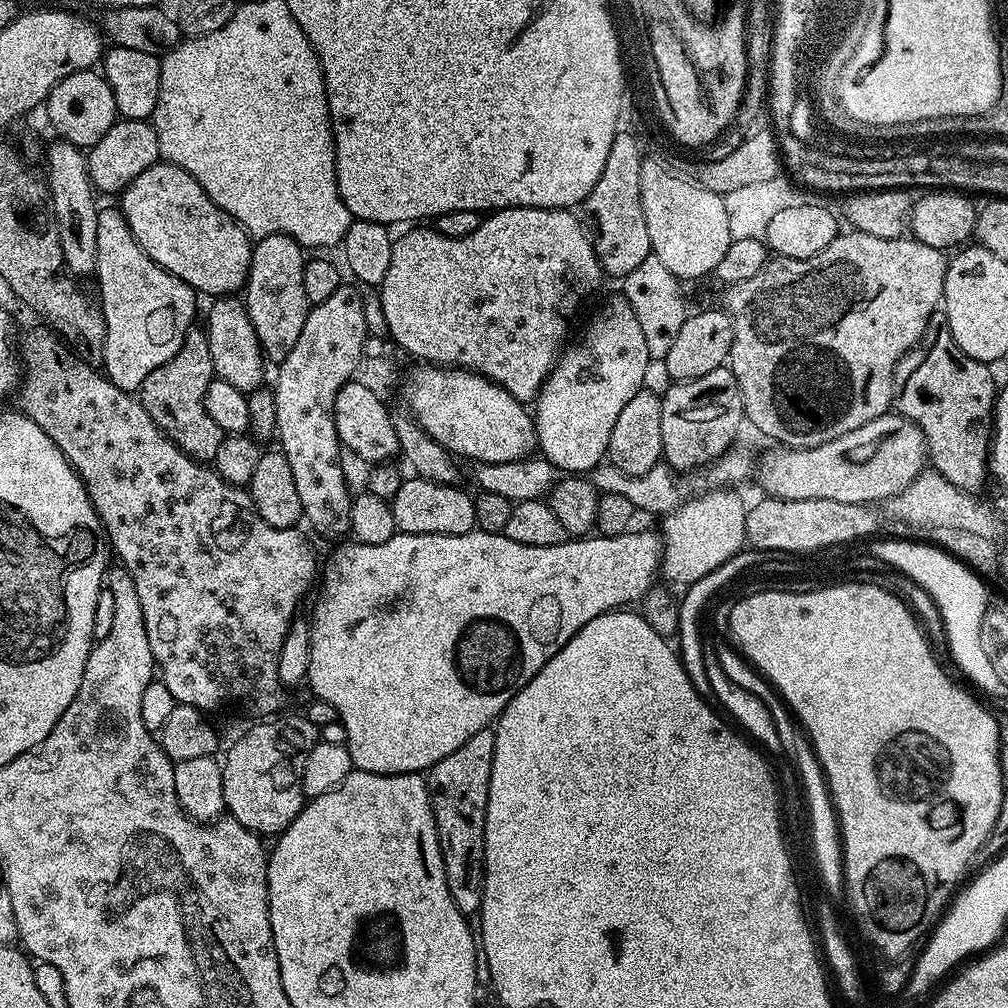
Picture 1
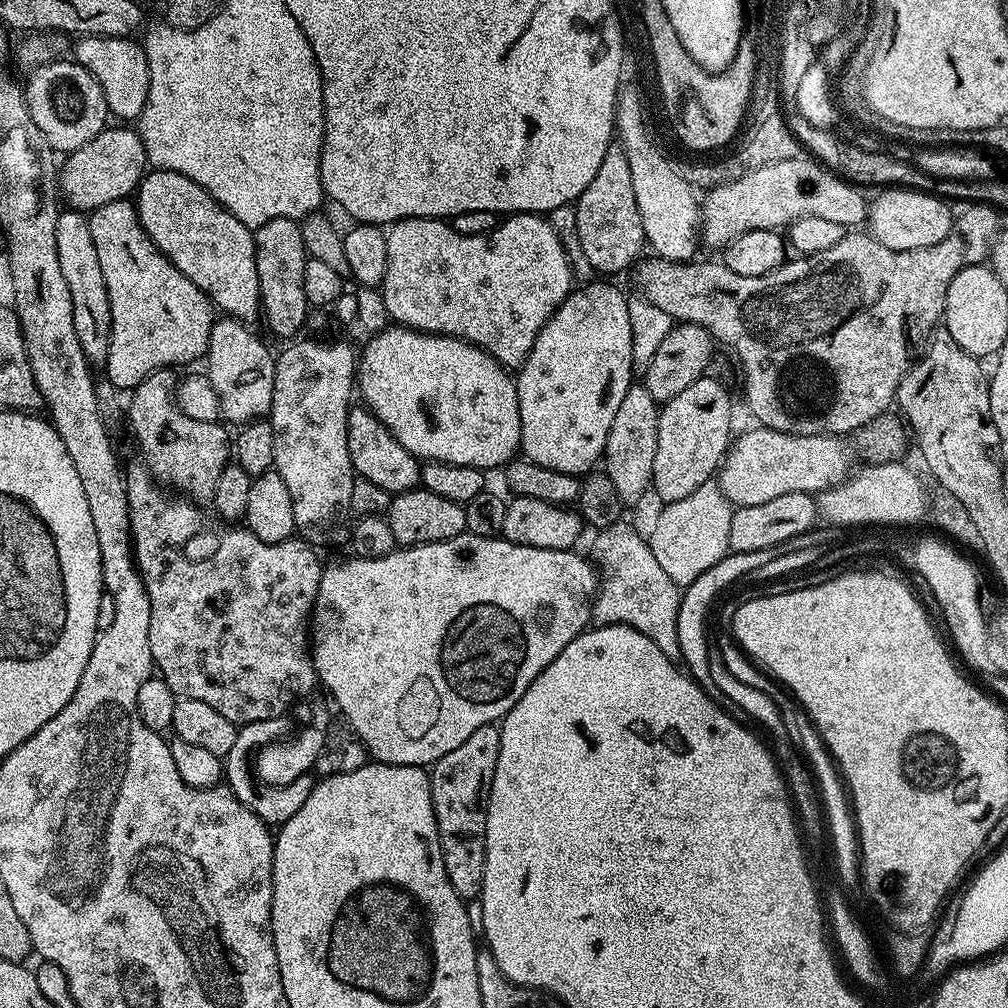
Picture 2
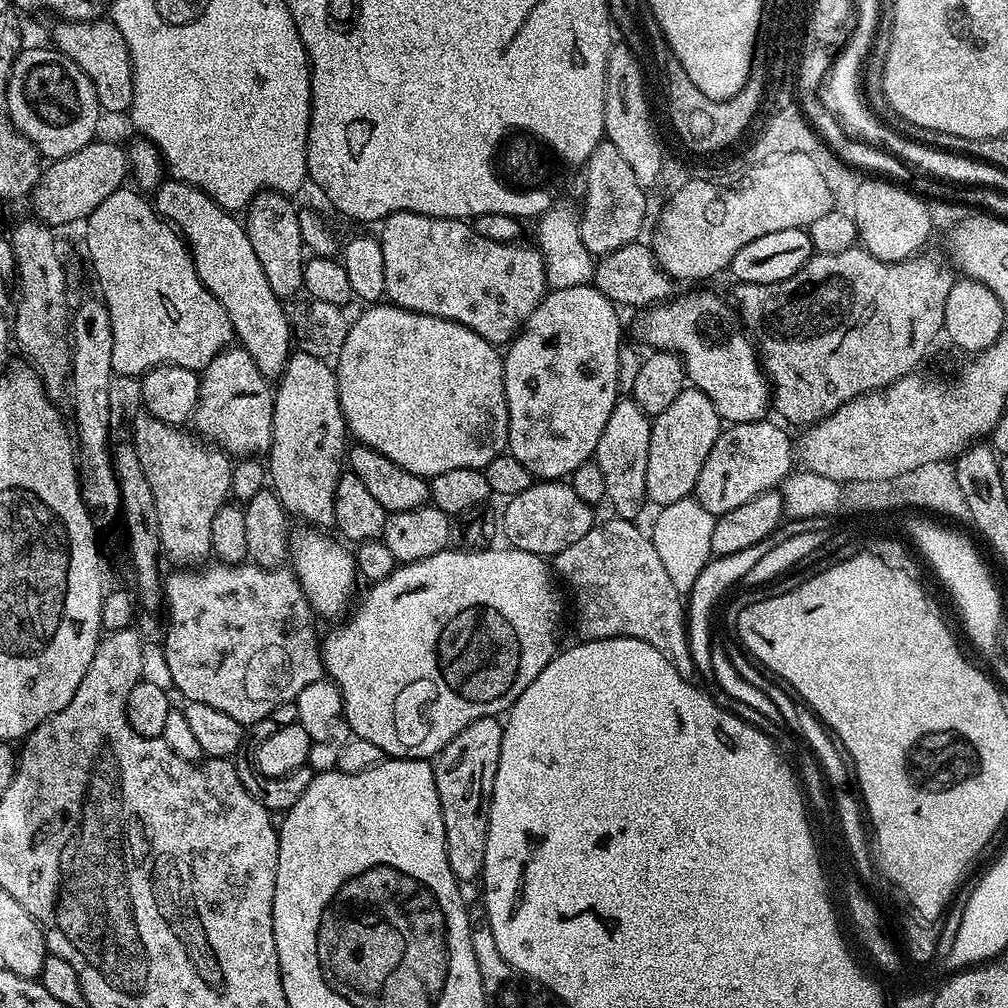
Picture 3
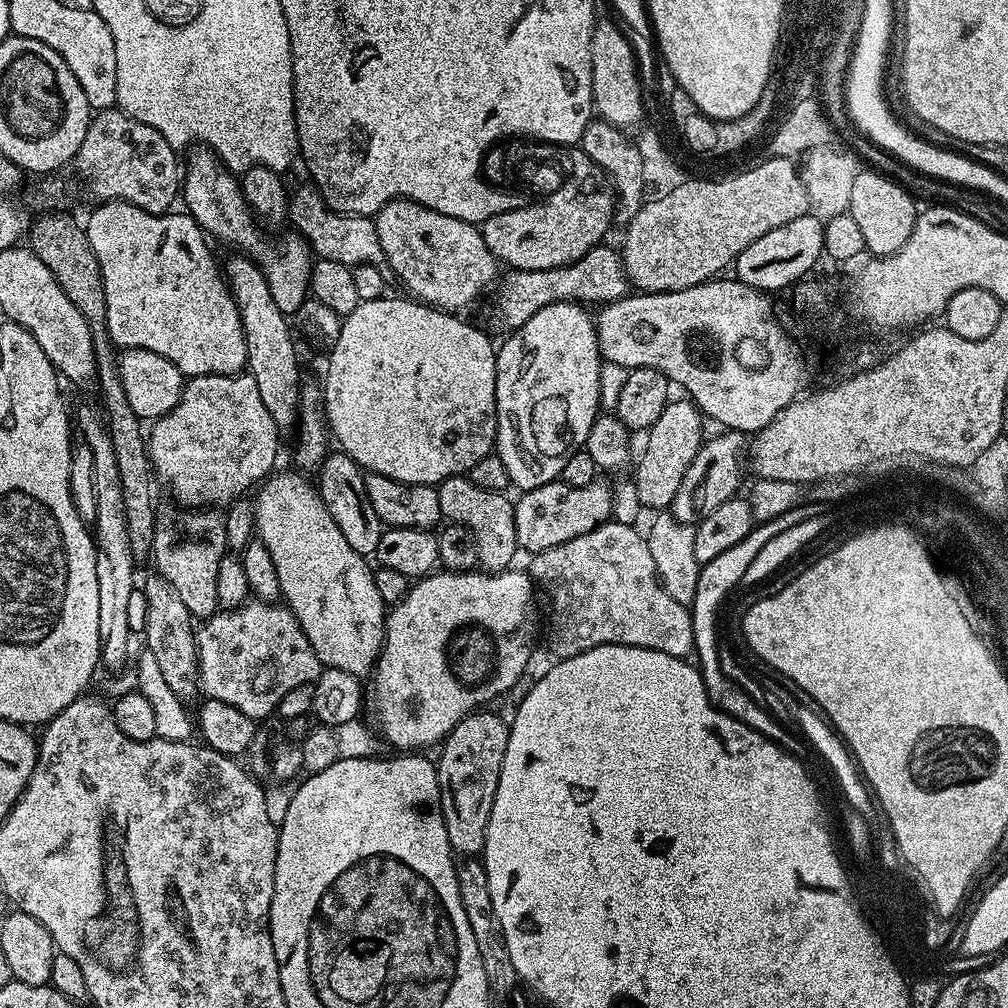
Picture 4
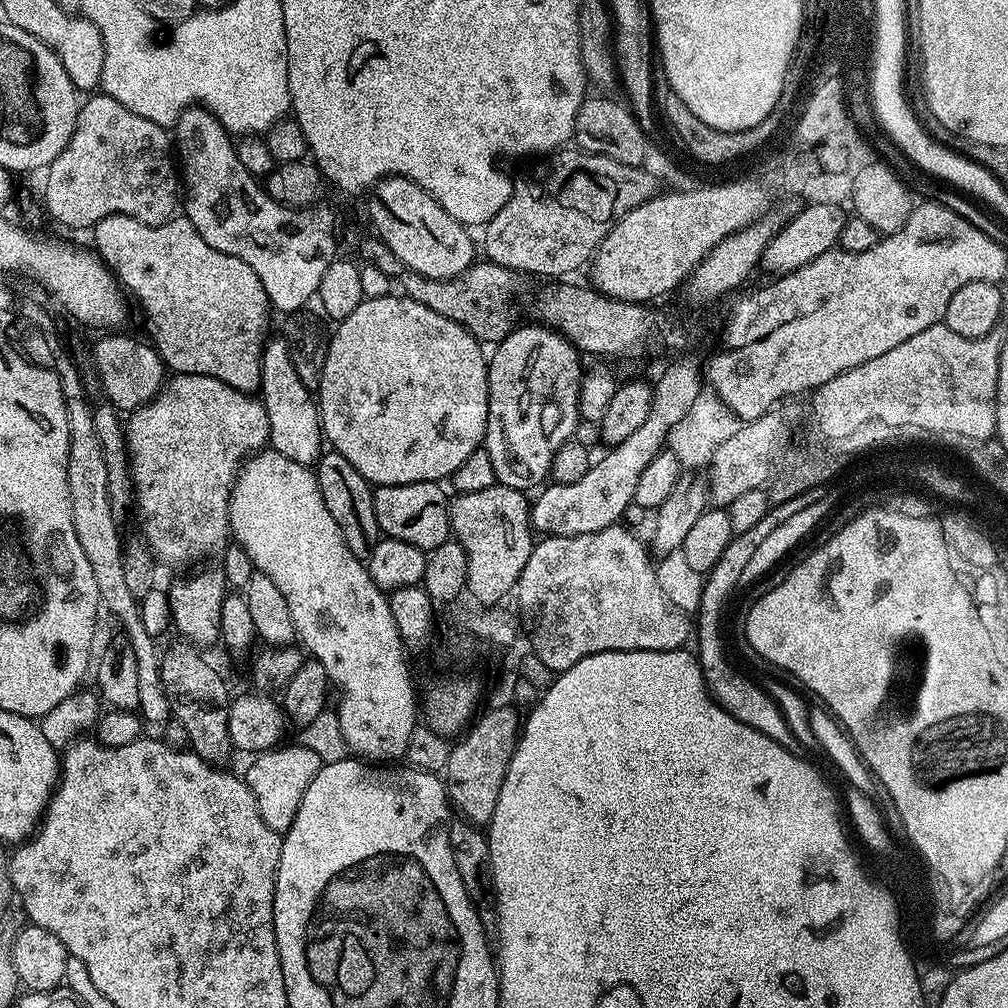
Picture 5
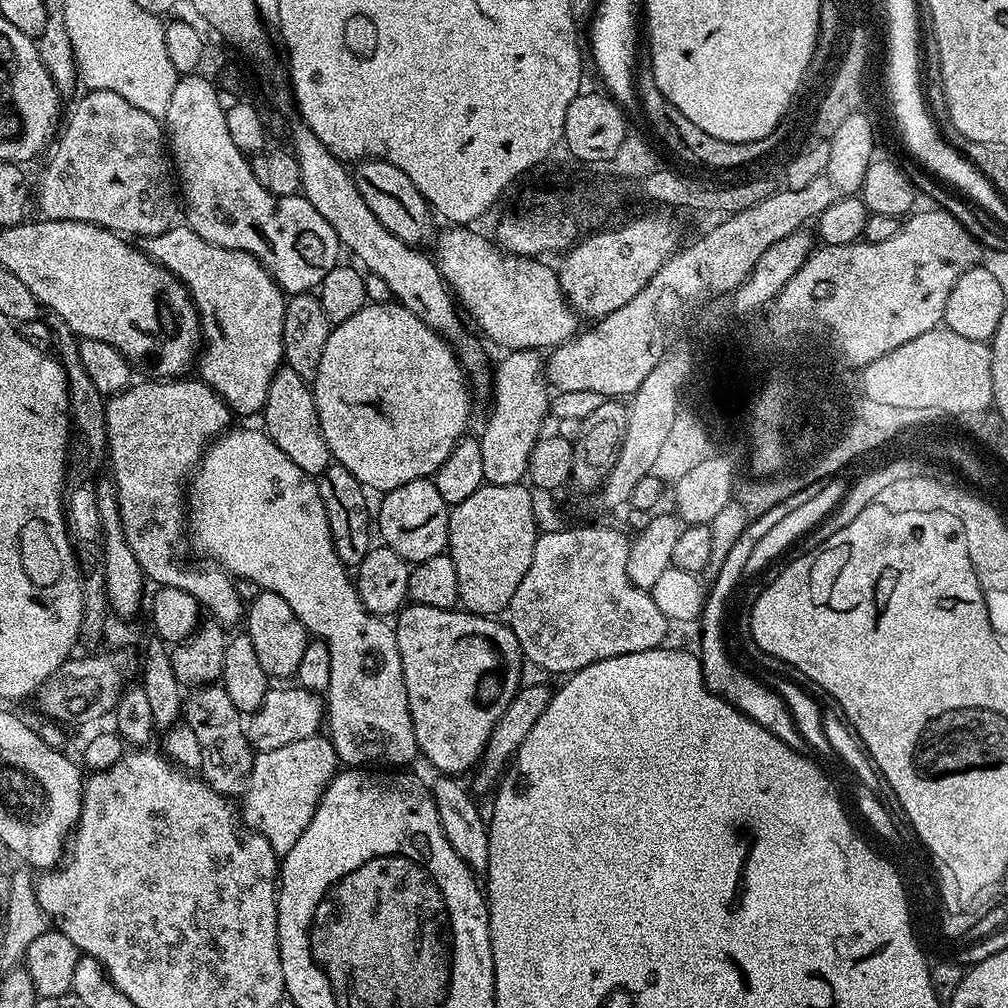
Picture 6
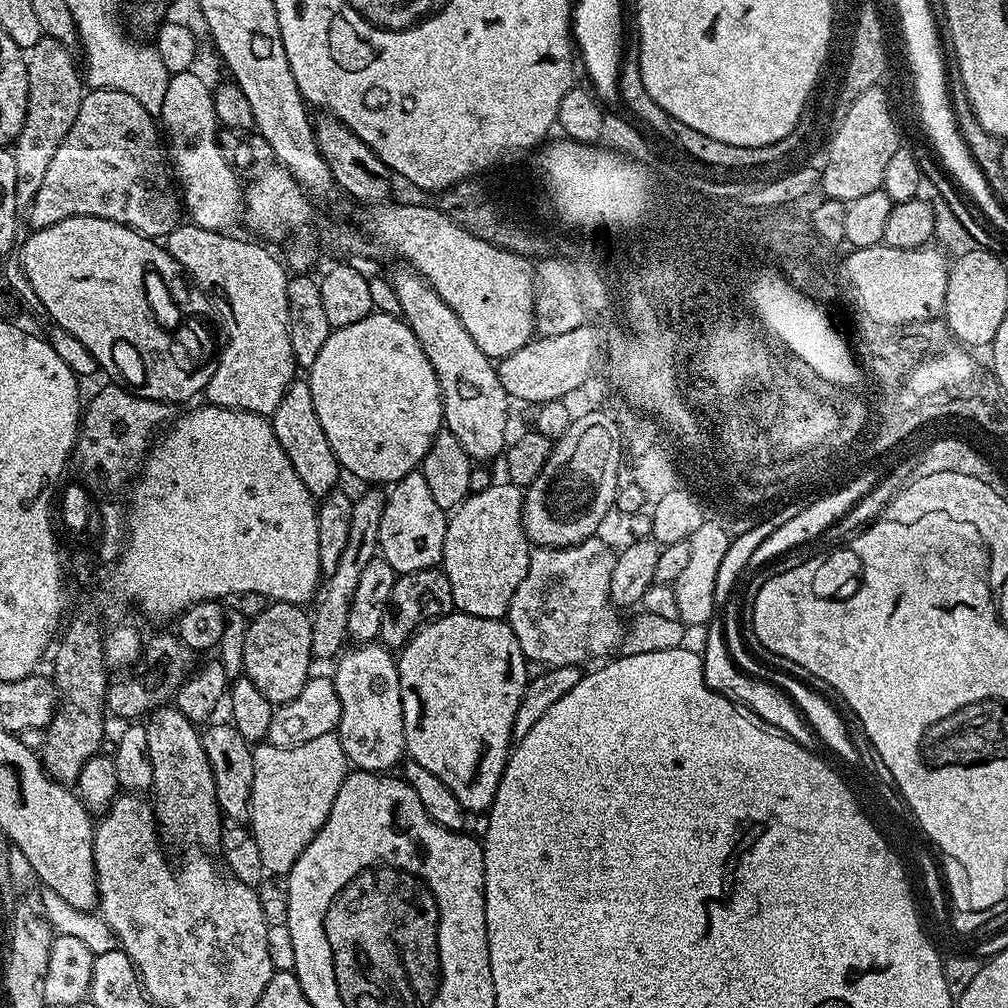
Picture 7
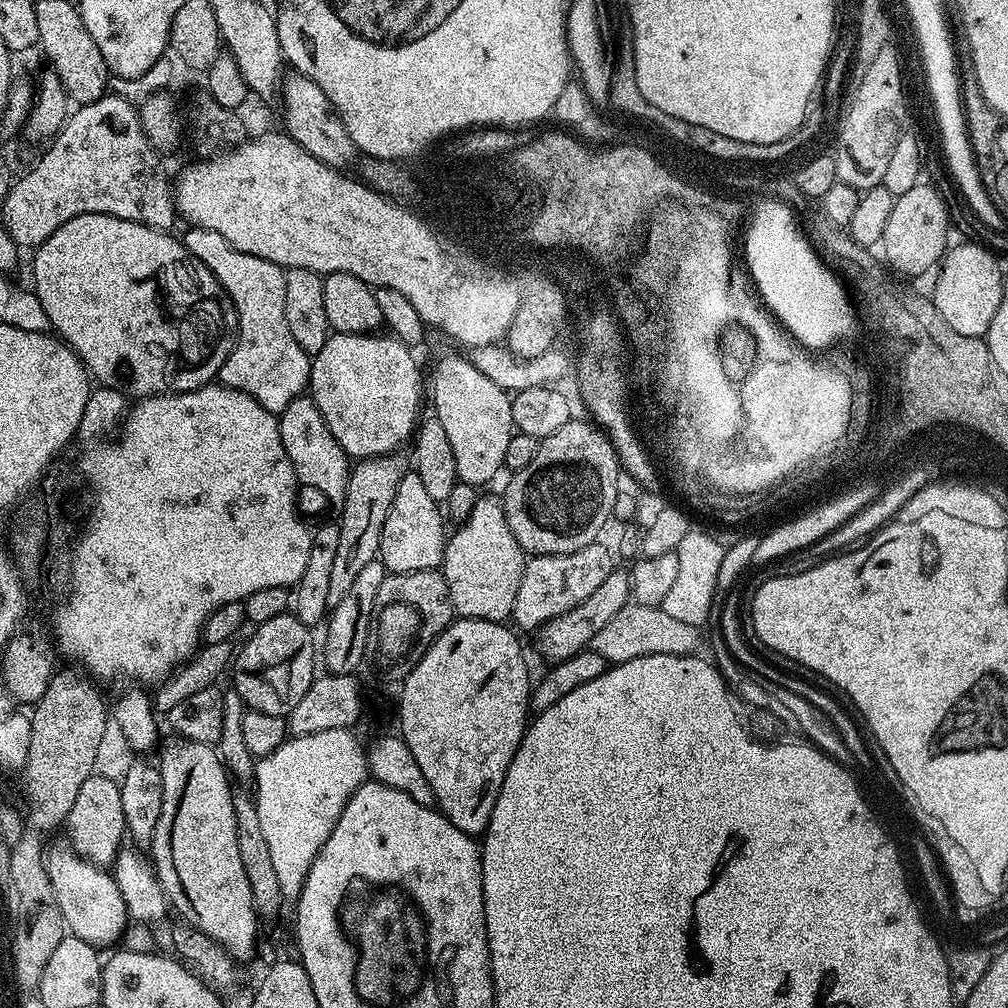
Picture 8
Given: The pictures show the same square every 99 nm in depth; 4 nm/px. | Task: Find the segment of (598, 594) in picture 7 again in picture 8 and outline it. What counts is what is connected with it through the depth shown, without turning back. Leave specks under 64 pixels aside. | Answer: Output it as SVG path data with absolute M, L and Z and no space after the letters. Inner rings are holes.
M588 544L582 550L570 554L550 554L549 556L532 556L525 563L522 574L522 586L518 586L518 598L514 598L512 616L520 624L532 623L539 626L550 622L556 616L570 611L578 602L582 602L614 570L614 557L606 552L605 547Z

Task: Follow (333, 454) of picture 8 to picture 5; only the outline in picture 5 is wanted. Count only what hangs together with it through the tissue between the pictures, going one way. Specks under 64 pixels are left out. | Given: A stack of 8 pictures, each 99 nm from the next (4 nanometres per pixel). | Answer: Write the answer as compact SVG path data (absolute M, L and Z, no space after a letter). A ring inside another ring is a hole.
M269 339L265 343L260 363L258 396L264 401L266 418L270 418L268 444L271 451L282 454L282 458L290 458L290 462L315 465L322 455L320 409L310 389L302 386L302 378L298 378L294 362L290 362L287 339Z

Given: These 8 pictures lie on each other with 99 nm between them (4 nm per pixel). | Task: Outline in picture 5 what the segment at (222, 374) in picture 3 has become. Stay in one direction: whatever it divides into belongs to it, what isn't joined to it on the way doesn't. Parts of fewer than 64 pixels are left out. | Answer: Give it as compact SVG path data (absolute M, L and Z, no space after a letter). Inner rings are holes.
M172 374L172 375L169 375L169 376L168 376L168 377L167 377L167 379L165 379L165 381L164 381L164 387L163 387L163 388L161 388L161 389L160 389L160 393L158 393L158 394L157 394L157 396L155 396L155 397L154 397L154 398L153 398L153 399L152 399L152 401L151 401L151 402L150 402L150 403L148 403L148 404L144 404L144 405L143 405L143 406L142 406L142 407L141 407L141 408L138 408L138 409L136 409L136 411L135 411L135 412L133 412L133 413L131 413L131 415L129 415L129 416L128 416L128 417L127 417L127 420L126 420L126 427L125 427L125 428L124 428L124 441L125 441L125 443L126 443L126 444L127 444L127 453L128 453L128 467L129 467L129 468L130 468L130 469L131 469L131 478L132 478L132 491L133 491L133 493L134 493L134 511L135 511L135 510L136 510L136 516L137 516L137 518L138 518L138 519L140 519L140 531L138 531L138 532L139 532L139 535L140 535L140 536L141 536L141 537L142 537L142 539L143 539L143 541L144 541L144 543L145 543L145 544L147 544L147 545L148 545L148 548L149 548L149 550L150 550L150 551L151 551L151 552L152 552L152 555L153 555L153 556L154 556L154 557L155 557L155 559L156 559L156 560L157 560L157 561L159 561L159 563L160 563L160 564L161 564L161 565L163 565L163 563L164 563L164 564L196 564L196 563L197 563L197 564L196 564L196 565L199 565L199 564L200 564L200 563L201 563L201 562L204 562L204 561L200 561L200 562L199 562L199 560L204 560L204 559L206 559L206 558L207 558L207 556L212 556L212 555L214 555L214 554L215 554L215 552L216 552L216 551L217 551L217 552L216 552L216 555L217 555L217 553L219 553L219 552L220 552L220 551L221 551L221 550L223 550L223 549L225 549L225 548L227 548L227 546L228 546L228 545L229 545L229 543L230 543L230 529L229 529L229 527L228 527L228 500L229 500L229 499L230 499L230 497L231 497L231 496L232 496L232 487L234 487L234 486L235 486L235 485L236 485L236 477L237 477L237 476L239 476L239 475L240 475L240 466L241 466L241 464L243 464L243 463L244 463L244 461L245 461L245 460L247 460L247 459L248 459L248 457L250 457L250 456L254 456L254 455L256 455L256 453L257 453L257 452L259 452L259 451L261 451L261 449L263 449L263 448L264 448L264 447L265 447L265 445L267 445L267 444L268 444L268 435L269 435L269 434L270 434L270 418L266 418L266 410L265 410L265 409L264 409L264 401L263 401L263 400L261 400L261 399L259 399L259 398L257 398L257 397L256 397L256 396L255 396L255 395L252 395L252 394L249 394L249 393L246 393L246 392L239 392L239 391L238 391L238 390L234 390L234 389L233 389L233 388L231 388L231 387L230 387L230 386L226 386L226 382L218 382L218 378L210 378L210 377L209 377L209 376L203 376L203 375L202 375L202 374Z

